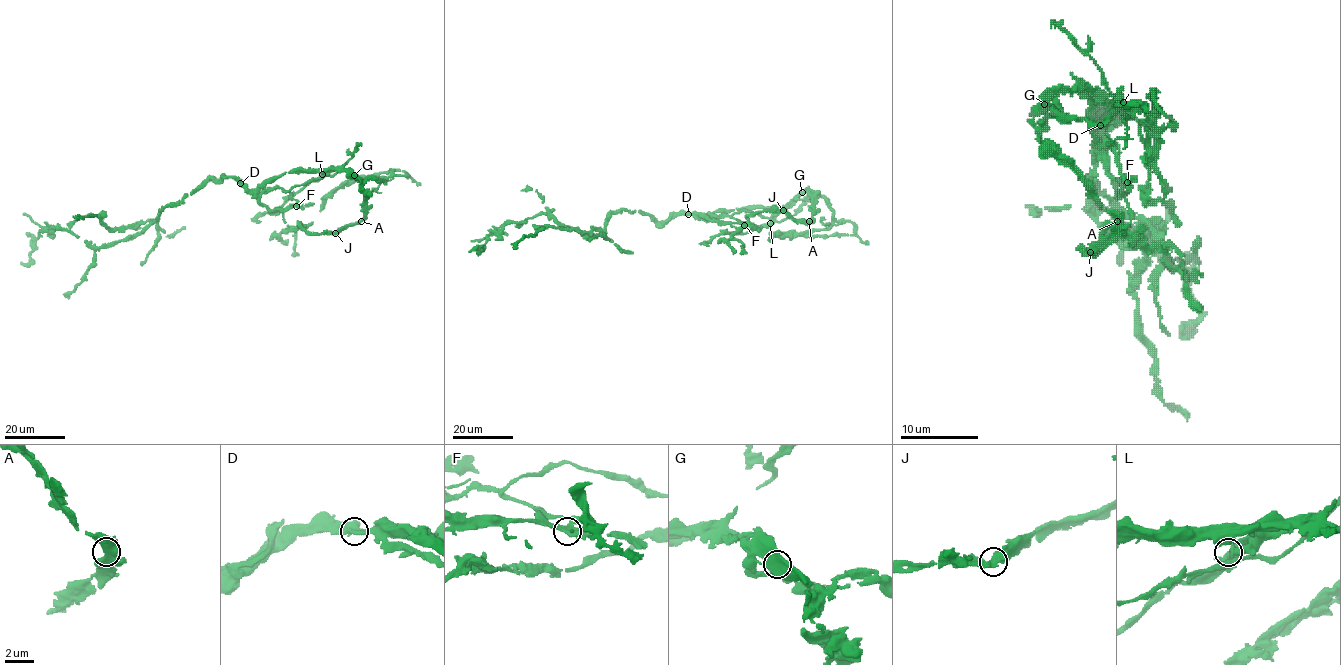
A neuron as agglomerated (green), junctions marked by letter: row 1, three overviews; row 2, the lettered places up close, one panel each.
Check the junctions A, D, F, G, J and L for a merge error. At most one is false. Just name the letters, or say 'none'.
none

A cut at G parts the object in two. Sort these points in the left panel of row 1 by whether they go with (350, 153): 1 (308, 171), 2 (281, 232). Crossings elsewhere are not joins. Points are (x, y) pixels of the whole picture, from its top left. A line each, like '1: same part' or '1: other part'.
1: same part
2: other part

